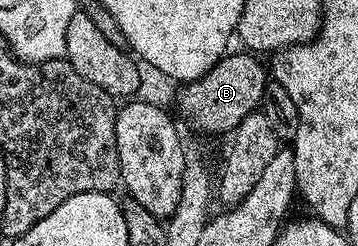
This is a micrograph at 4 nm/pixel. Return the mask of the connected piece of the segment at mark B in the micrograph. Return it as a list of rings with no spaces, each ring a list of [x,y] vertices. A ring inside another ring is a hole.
[[[241,52],[228,53],[204,76],[198,77],[196,81],[185,82],[177,88],[177,116],[186,119],[198,132],[210,135],[231,134],[244,118],[261,106],[270,82],[267,68],[265,71],[255,54]]]

